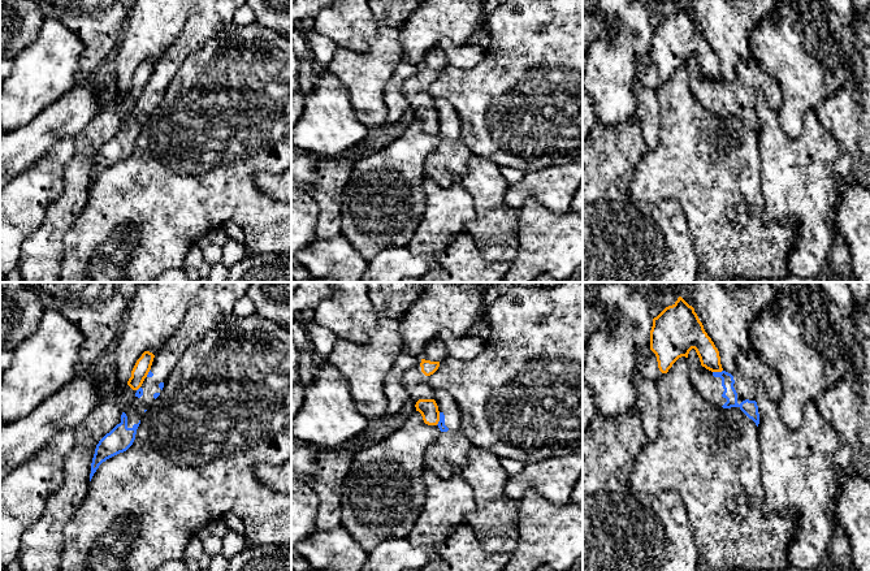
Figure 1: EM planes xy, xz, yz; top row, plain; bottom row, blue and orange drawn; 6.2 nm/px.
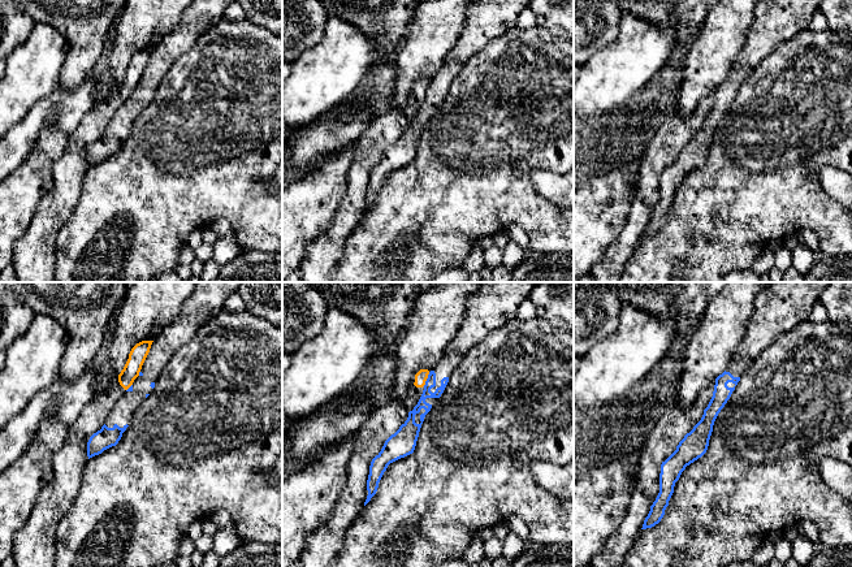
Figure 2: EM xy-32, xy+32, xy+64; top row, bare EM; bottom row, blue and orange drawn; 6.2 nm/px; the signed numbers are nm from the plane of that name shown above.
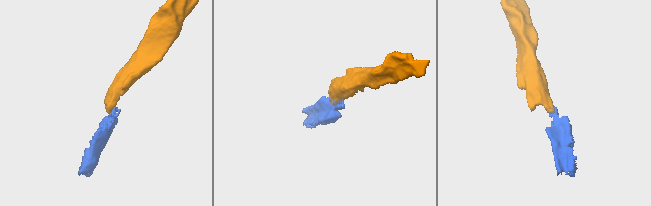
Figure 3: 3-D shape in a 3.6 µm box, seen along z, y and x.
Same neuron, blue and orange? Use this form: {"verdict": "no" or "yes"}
{"verdict": "no"}

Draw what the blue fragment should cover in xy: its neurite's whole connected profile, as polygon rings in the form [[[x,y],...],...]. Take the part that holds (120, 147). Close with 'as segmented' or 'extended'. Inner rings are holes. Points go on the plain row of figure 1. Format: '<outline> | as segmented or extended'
[[[199,0],[189,12],[181,34],[153,66],[142,95],[124,117],[118,133],[96,153],[90,190],[107,168],[126,160],[134,151],[143,122],[160,104],[170,81],[183,61],[208,39],[228,27],[247,0]]] | extended

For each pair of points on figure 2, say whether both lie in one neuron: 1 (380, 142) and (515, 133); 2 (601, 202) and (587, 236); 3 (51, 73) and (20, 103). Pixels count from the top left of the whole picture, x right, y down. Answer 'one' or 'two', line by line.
1: two
2: one
3: one

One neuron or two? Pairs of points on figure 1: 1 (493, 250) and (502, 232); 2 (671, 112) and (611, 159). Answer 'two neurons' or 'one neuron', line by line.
1: one neuron
2: two neurons

